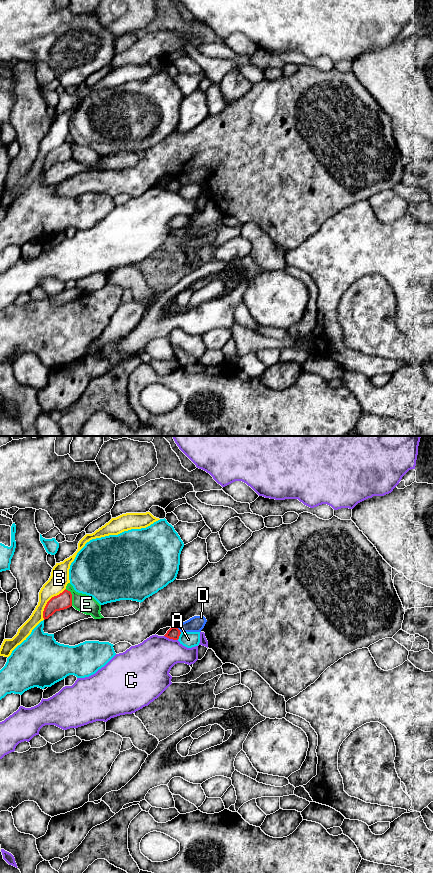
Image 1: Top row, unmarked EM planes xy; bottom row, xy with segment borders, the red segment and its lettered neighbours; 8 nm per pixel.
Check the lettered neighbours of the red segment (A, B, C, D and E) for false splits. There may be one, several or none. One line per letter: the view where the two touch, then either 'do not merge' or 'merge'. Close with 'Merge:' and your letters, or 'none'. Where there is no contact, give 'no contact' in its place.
A: xy | do not merge
B: xy | do not merge
C: xy | do not merge
D: xy | do not merge
E: xy | do not merge
Merge: none

